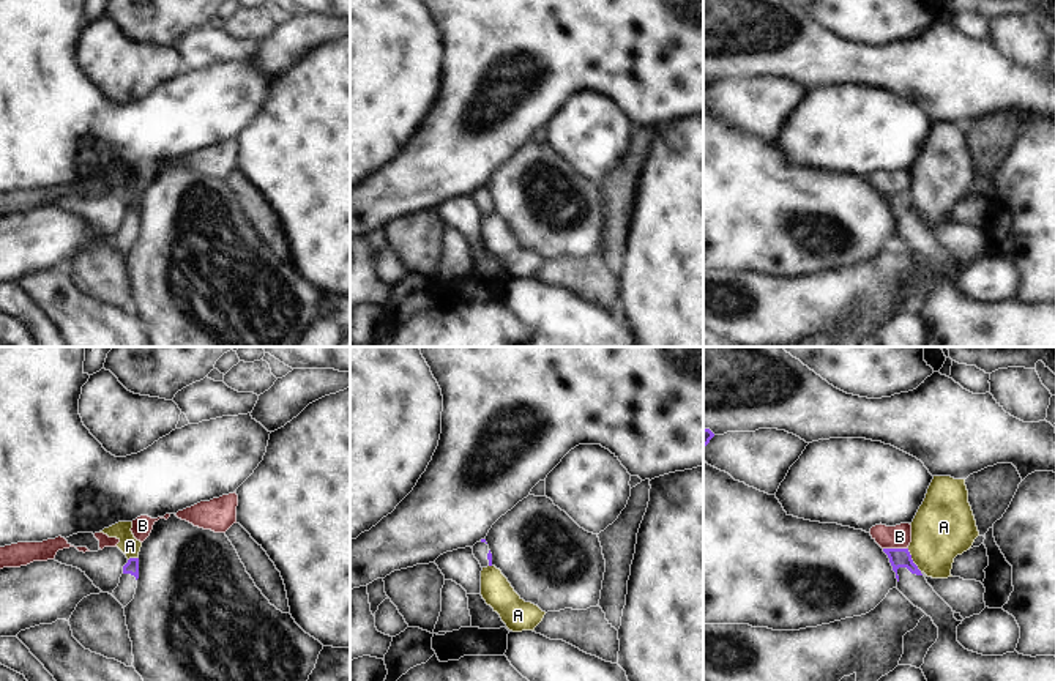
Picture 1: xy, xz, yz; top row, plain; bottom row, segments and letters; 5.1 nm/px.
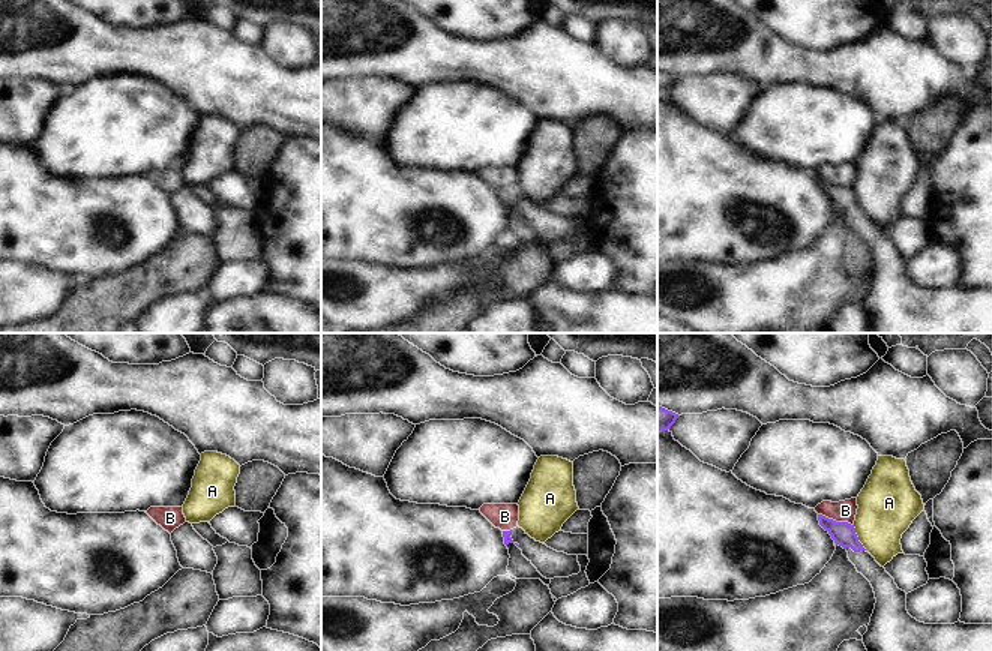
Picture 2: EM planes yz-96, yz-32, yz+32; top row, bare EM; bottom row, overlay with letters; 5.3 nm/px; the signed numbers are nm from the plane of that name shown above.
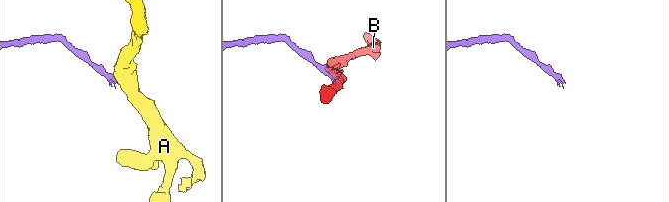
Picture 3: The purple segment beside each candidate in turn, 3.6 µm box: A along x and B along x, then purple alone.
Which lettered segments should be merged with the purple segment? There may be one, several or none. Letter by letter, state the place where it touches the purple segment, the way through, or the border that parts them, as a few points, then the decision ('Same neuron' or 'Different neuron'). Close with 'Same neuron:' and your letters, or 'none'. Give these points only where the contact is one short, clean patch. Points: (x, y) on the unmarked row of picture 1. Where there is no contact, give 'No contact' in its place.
A: Touches purple at yz (912, 207). Boundary: yz (907, 196), (912, 208), (921, 218). Different neuron
B: Touches purple at yz (896, 196). Boundary: yz (883, 194), (907, 196). Different neuron
Same neuron: none

